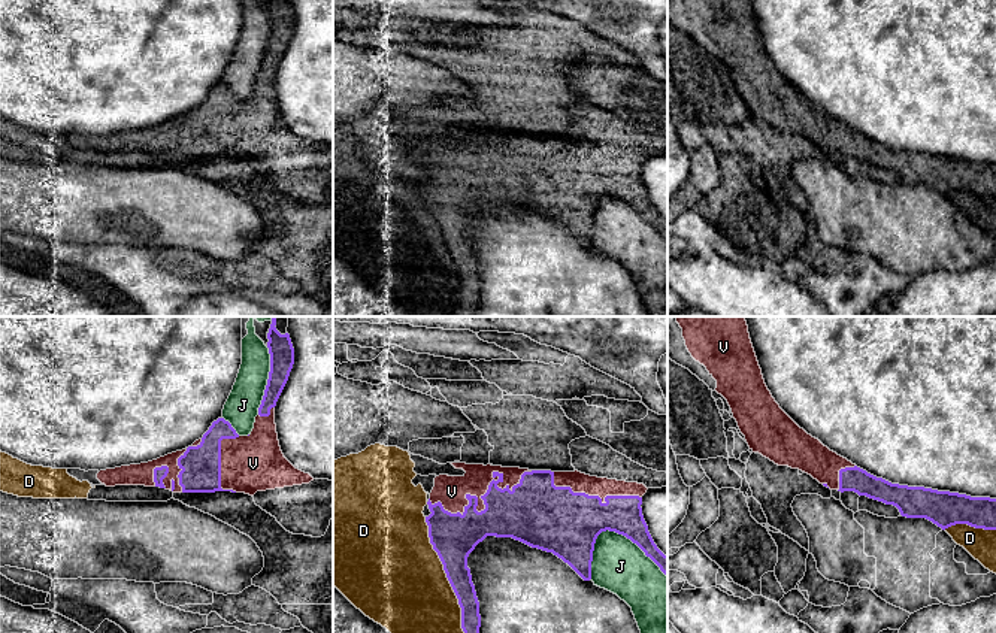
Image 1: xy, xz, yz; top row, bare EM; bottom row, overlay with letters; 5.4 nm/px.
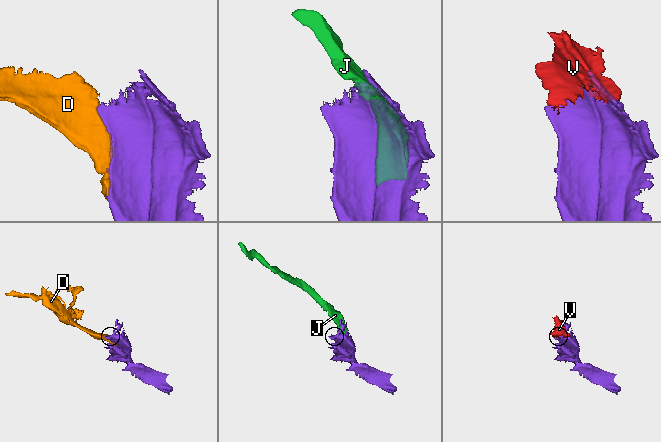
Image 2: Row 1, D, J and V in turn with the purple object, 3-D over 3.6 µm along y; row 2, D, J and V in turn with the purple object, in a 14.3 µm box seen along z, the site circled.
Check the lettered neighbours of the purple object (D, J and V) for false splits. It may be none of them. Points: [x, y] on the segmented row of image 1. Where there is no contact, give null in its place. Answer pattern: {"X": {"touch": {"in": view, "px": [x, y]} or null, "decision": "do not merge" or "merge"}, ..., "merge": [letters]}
{"D": {"touch": {"in": "xz", "px": [447, 575]}, "decision": "do not merge"}, "J": {"touch": {"in": "xz", "px": [632, 541]}, "decision": "do not merge"}, "V": {"touch": {"in": "xz", "px": [477, 497]}, "decision": "merge"}, "merge": ["V"]}

